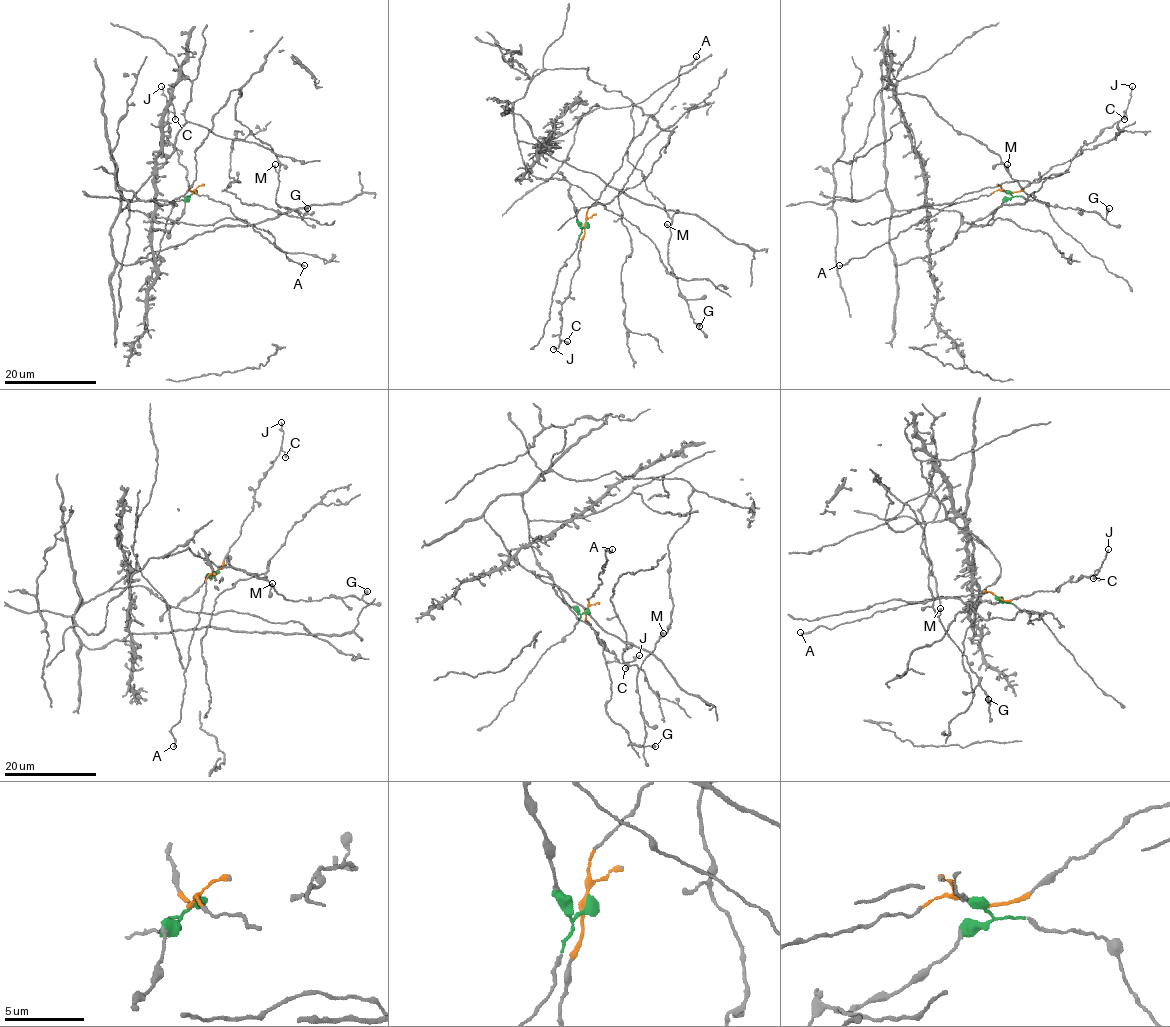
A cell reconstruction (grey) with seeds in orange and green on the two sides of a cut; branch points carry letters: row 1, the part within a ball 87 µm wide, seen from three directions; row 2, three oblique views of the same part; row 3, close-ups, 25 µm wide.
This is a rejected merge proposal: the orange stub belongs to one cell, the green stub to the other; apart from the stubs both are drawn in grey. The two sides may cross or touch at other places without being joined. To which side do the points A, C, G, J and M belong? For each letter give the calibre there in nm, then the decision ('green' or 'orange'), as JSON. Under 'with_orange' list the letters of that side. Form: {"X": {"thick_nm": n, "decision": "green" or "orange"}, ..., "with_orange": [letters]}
{"A": {"thick_nm": 180, "decision": "orange"}, "C": {"thick_nm": 360, "decision": "orange"}, "G": {"thick_nm": 480, "decision": "green"}, "J": {"thick_nm": 150, "decision": "orange"}, "M": {"thick_nm": 320, "decision": "green"}, "with_orange": ["A", "C", "J"]}

